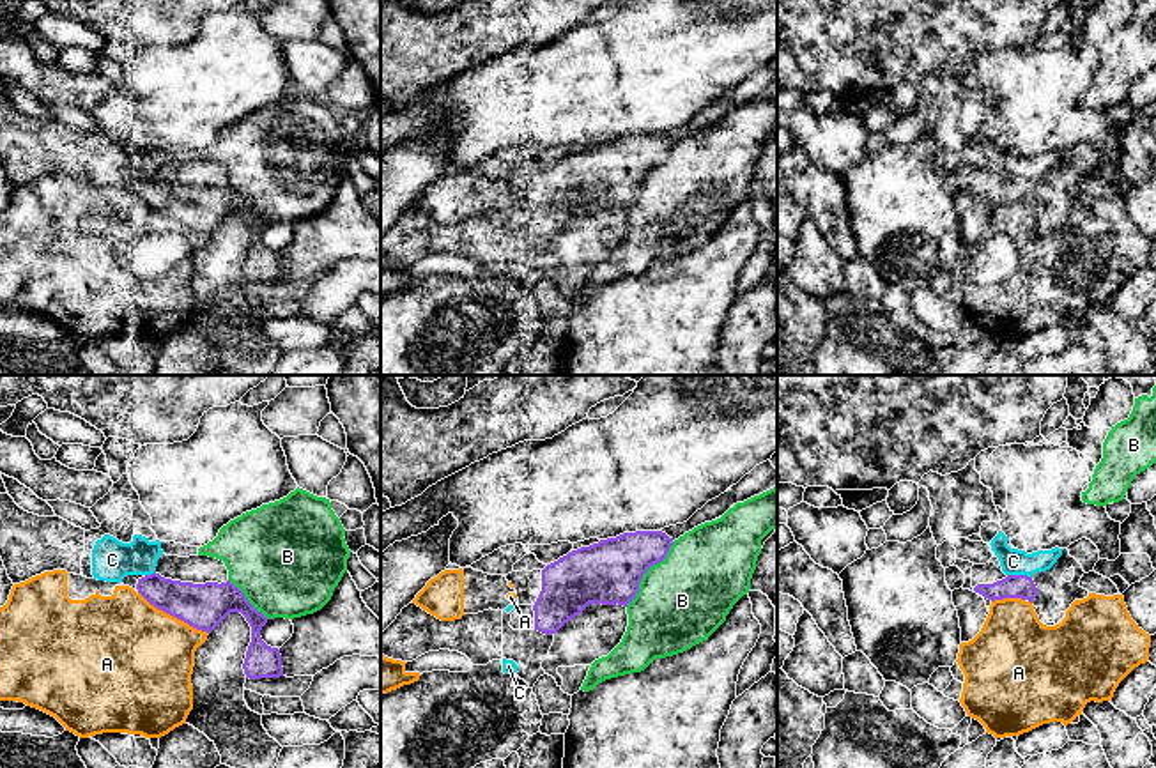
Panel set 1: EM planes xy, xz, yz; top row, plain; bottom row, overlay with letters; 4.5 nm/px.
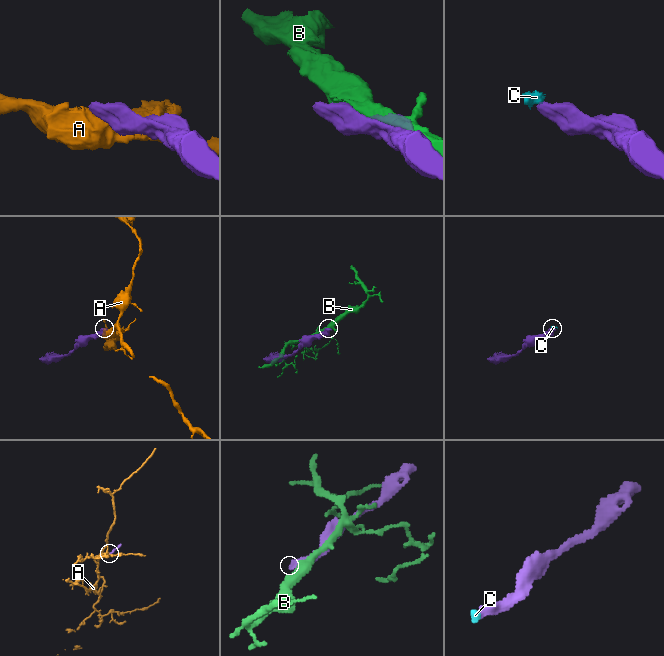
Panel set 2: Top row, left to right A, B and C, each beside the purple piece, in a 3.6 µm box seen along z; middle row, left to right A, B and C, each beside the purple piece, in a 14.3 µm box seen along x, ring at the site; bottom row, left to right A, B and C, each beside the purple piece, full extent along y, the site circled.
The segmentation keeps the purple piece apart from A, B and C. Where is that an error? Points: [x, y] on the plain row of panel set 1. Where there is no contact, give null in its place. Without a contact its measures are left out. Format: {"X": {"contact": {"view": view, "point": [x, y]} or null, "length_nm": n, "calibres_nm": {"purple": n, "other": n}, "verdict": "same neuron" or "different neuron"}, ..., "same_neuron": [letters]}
{"A": {"contact": {"view": "xy", "point": [174, 220]}, "length_nm": 380, "calibres_nm": {"purple": 200, "other": 480}, "verdict": "different neuron"}, "B": {"contact": {"view": "xz", "point": [647, 174]}, "length_nm": 360, "calibres_nm": {"purple": 280, "other": 400}, "verdict": "different neuron"}, "C": {"contact": {"view": "yz", "point": [1020, 179]}, "length_nm": 110, "calibres_nm": {"purple": 110, "other": 120}, "verdict": "same neuron"}, "same_neuron": ["C"]}

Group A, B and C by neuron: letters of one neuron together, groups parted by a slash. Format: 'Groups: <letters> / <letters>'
Groups: A / B / C

